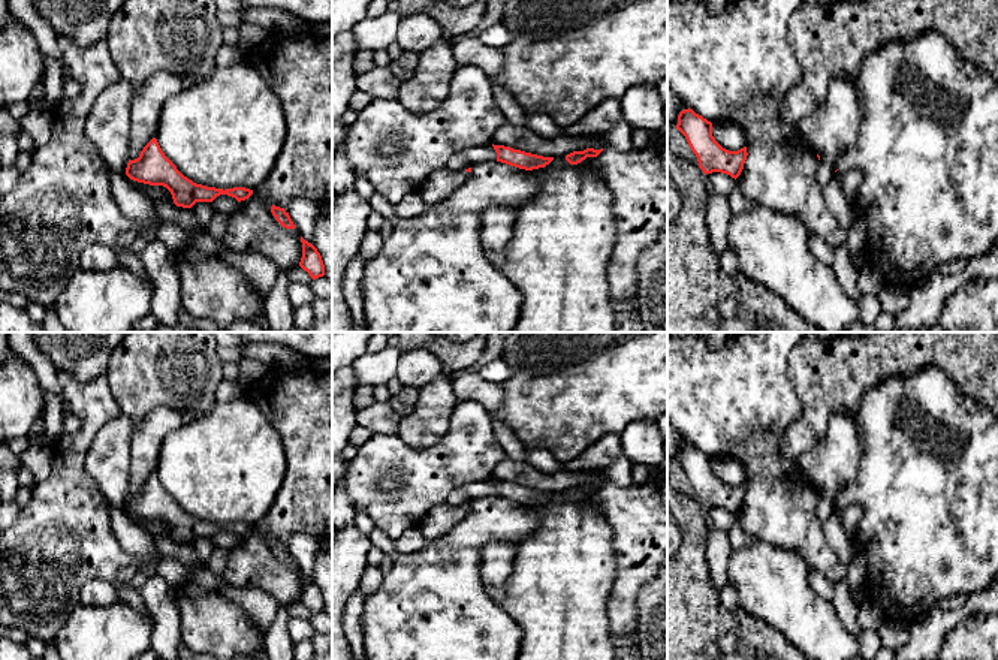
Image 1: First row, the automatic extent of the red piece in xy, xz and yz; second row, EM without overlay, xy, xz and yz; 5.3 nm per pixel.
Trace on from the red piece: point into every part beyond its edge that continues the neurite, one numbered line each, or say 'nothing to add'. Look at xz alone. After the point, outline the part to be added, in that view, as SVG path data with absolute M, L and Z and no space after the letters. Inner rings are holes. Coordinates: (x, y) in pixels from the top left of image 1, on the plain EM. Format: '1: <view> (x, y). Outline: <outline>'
1: xz (443, 518). Outline: M440 504L422 518L419 530L431 543L455 528L467 516L468 510L467 506Z

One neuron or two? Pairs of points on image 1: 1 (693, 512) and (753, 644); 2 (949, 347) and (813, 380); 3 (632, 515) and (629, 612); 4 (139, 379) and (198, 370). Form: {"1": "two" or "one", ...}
{"1": "one", "2": "one", "3": "one", "4": "one"}

